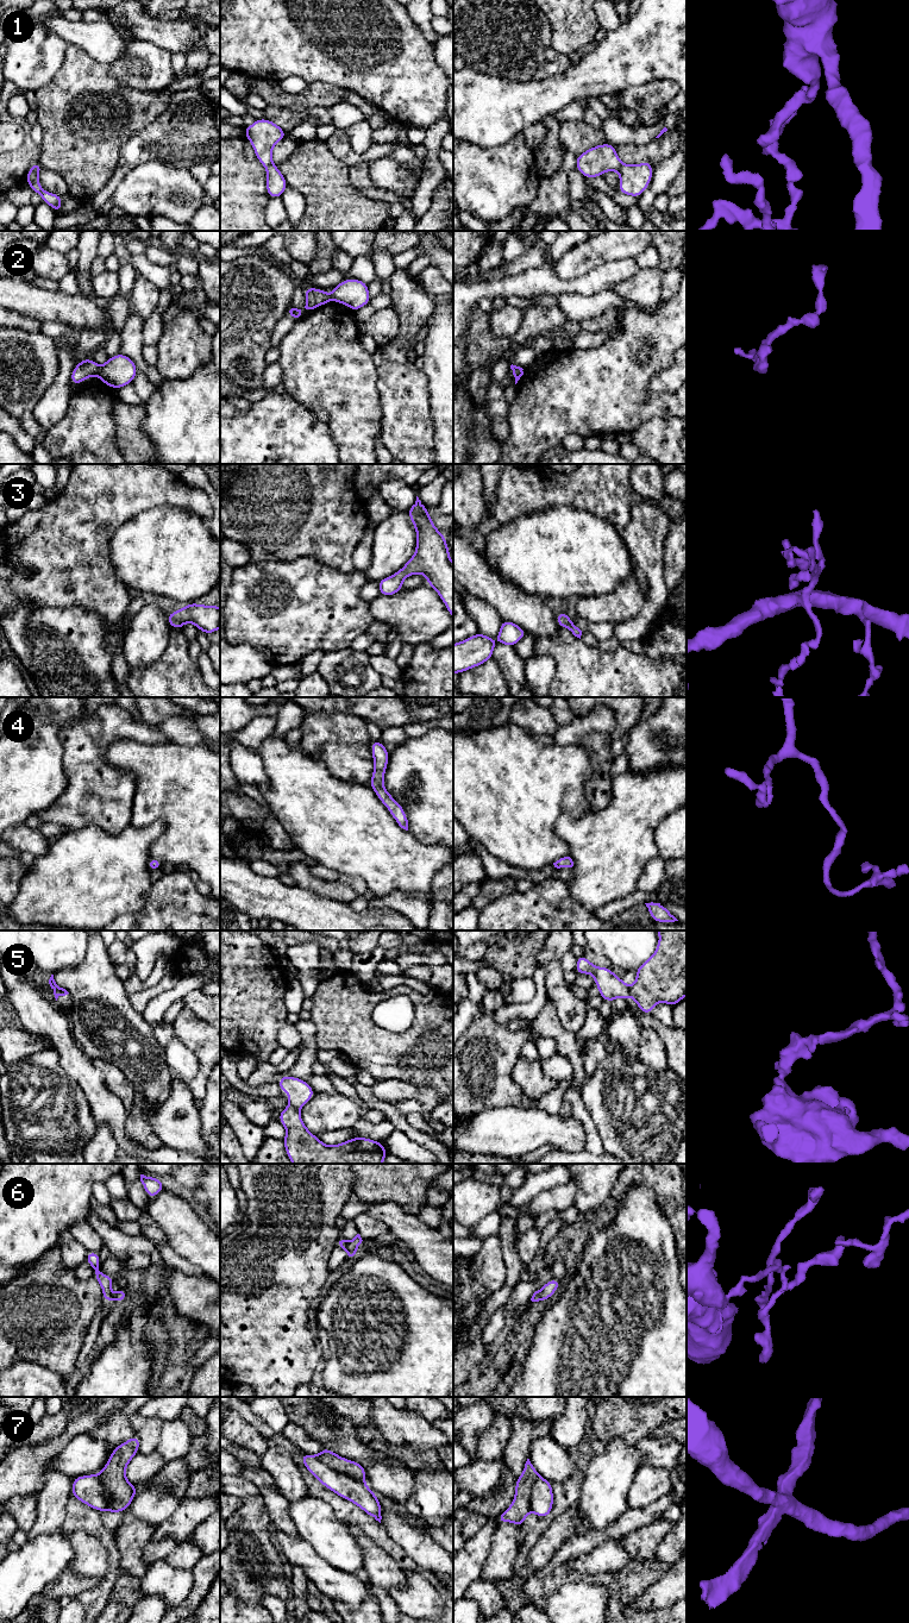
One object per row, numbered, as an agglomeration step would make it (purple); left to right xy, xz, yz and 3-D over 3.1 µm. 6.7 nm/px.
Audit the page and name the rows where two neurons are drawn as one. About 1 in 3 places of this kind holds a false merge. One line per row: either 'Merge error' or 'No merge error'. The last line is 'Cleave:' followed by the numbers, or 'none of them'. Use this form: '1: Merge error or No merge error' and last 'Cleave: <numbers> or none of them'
1: Merge error
2: Merge error
3: No merge error
4: No merge error
5: Merge error
6: Merge error
7: Merge error
Cleave: 1, 2, 5, 6, 7

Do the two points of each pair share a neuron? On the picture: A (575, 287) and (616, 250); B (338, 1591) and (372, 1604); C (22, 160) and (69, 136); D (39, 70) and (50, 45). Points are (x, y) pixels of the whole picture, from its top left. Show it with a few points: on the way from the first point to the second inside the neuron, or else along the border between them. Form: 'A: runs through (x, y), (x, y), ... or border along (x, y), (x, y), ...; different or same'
A: border along (626, 258), (605, 262), (574, 279); different
B: border along (365, 1579), (362, 1603), (337, 1600); different
C: border along (41, 145), (38, 161); different
D: runs through (39, 64), (39, 56), (44, 51); same

